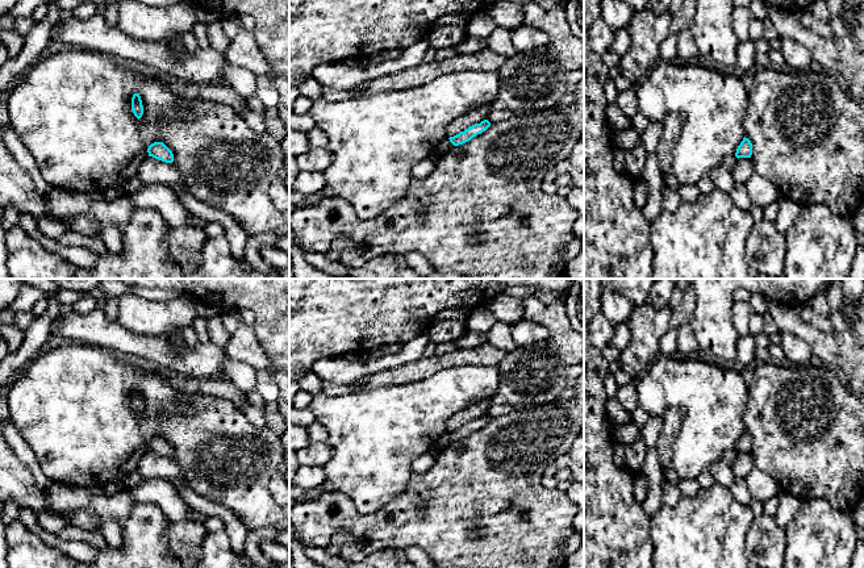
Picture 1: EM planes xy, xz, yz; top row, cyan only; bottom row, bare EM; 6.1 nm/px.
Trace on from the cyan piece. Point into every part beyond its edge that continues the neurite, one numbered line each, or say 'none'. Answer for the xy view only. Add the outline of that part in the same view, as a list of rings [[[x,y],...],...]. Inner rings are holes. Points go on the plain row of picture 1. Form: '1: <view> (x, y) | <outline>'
none

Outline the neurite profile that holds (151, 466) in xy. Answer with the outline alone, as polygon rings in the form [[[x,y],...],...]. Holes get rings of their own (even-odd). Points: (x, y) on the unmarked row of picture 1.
[[[147,451],[137,465],[137,472],[142,479],[166,479],[178,486],[187,485],[187,475],[171,458]]]

